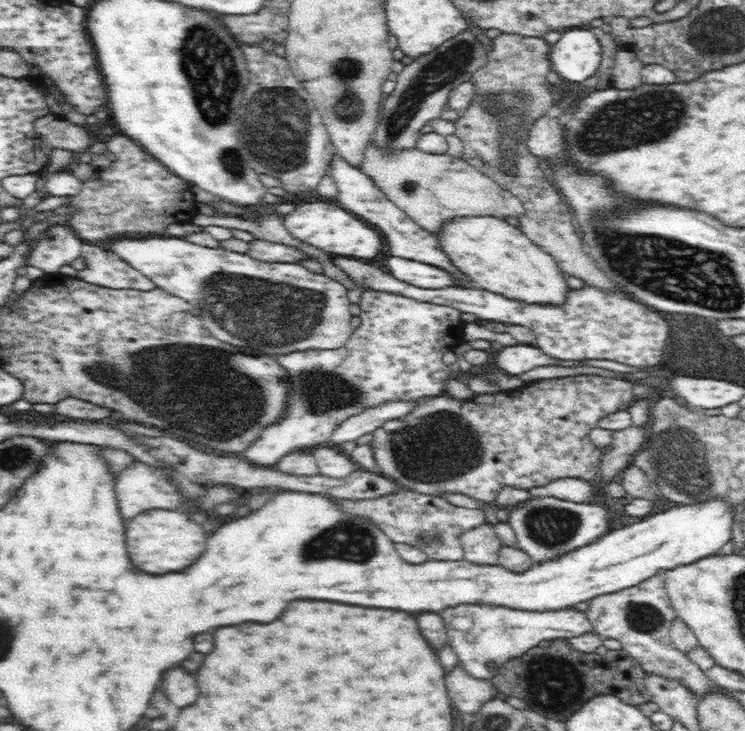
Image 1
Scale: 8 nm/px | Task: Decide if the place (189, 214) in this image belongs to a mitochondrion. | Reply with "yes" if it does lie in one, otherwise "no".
no

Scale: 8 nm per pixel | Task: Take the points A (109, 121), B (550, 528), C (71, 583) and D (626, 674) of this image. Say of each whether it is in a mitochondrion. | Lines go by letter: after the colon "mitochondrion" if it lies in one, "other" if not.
A: other
B: mitochondrion
C: other
D: other

